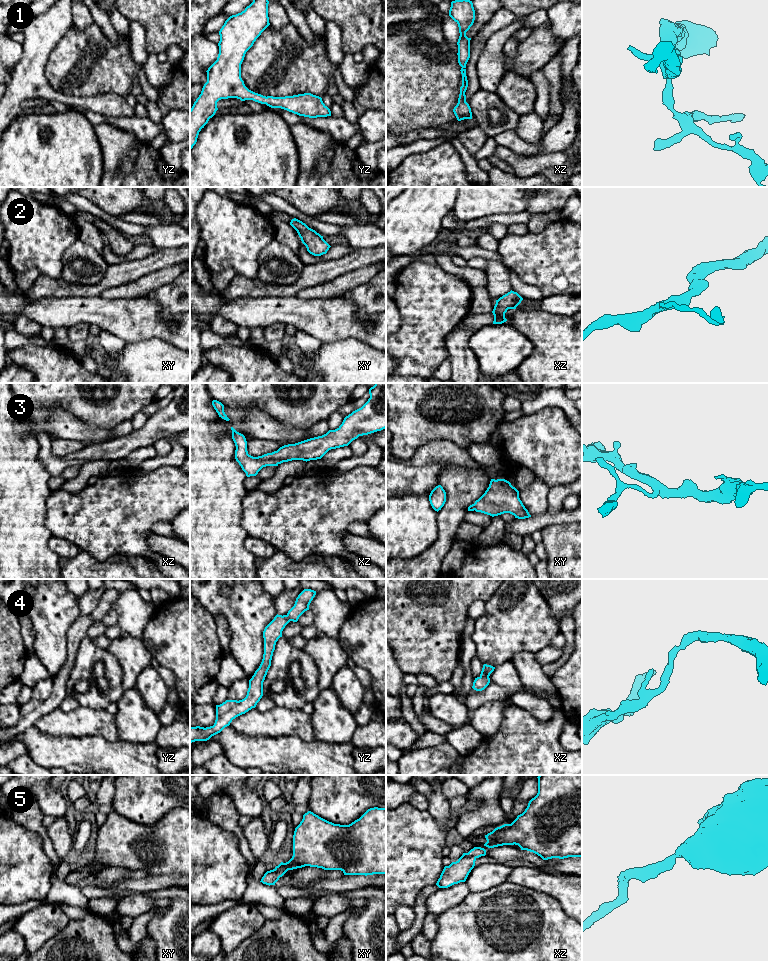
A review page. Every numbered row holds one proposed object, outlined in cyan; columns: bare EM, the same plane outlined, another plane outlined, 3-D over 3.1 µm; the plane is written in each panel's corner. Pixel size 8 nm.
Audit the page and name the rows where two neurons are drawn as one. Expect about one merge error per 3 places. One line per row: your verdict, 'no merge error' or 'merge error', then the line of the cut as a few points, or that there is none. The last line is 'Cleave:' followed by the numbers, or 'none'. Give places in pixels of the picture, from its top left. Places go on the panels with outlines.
1: no merge error; no cut
2: no merge error; no cut
3: no merge error; no cut
4: no merge error; no cut
5: no merge error; no cut
Cleave: none

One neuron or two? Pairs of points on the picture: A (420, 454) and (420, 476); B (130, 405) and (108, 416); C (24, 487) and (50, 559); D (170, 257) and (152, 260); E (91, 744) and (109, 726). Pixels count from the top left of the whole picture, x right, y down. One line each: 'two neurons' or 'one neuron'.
A: two neurons
B: one neuron
C: one neuron
D: one neuron
E: two neurons

